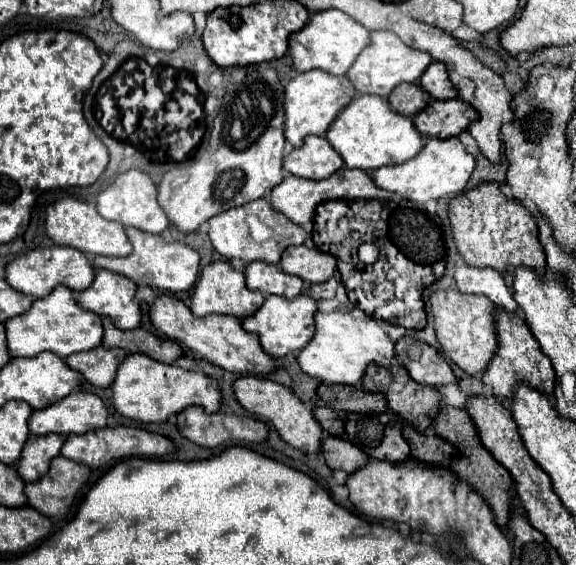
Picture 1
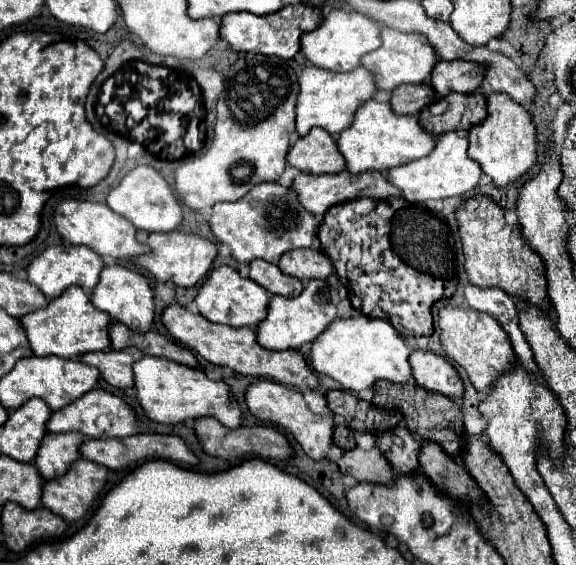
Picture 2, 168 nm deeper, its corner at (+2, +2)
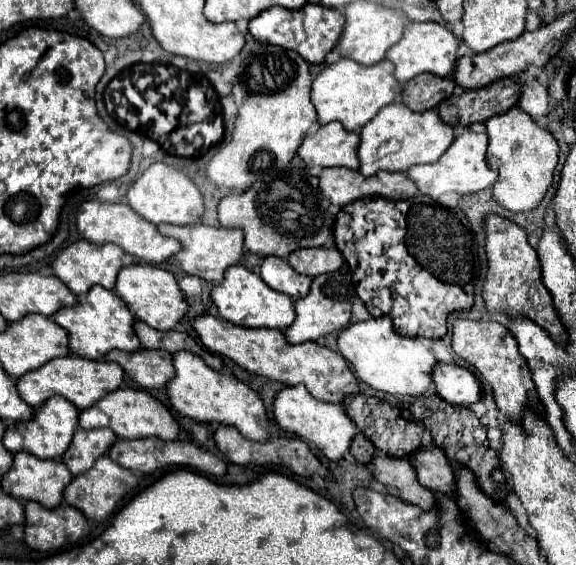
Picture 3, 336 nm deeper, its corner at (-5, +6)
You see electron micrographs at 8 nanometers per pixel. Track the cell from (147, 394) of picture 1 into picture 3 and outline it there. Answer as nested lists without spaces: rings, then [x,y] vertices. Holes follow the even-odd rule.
[[[179,351],[173,355],[173,361],[175,361],[175,377],[167,383],[167,393],[169,393],[171,405],[177,413],[197,419],[201,423],[231,425],[231,427],[239,429],[239,433],[243,433],[243,437],[247,437],[251,441],[269,439],[265,405],[251,387],[247,387],[243,381],[239,381],[235,377],[227,377],[219,371],[213,371],[195,353]]]

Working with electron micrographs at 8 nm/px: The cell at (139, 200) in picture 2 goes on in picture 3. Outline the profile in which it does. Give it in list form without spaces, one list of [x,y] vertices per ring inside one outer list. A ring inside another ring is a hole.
[[[153,163],[127,191],[127,203],[147,221],[161,225],[161,223],[175,223],[175,225],[191,225],[199,223],[203,217],[203,197],[197,185],[179,169],[167,163]]]

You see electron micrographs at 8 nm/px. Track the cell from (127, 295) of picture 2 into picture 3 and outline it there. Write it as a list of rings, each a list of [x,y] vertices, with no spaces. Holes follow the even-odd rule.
[[[129,265],[123,267],[117,275],[115,291],[119,297],[129,305],[129,309],[135,313],[135,317],[159,331],[171,331],[175,325],[187,315],[189,303],[185,301],[185,295],[177,283],[177,277],[161,267],[155,265]]]

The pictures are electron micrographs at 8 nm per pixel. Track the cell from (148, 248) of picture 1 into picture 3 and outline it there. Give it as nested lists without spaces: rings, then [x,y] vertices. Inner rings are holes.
[[[197,223],[197,225],[159,225],[159,233],[177,239],[183,245],[183,249],[175,255],[175,261],[181,263],[187,275],[195,275],[205,281],[221,283],[225,277],[225,269],[231,265],[239,265],[243,261],[243,231],[241,229],[209,227],[209,225]]]

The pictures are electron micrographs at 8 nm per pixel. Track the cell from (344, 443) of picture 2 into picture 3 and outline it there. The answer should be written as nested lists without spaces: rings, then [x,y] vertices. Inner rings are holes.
[[[361,433],[353,439],[353,443],[351,443],[351,455],[359,461],[359,463],[363,463],[363,465],[367,465],[367,463],[371,463],[371,459],[375,457],[375,445],[371,445],[371,441],[367,441],[367,437],[363,437]]]

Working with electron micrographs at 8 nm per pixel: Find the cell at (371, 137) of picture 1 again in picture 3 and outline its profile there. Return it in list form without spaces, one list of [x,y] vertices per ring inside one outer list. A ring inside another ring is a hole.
[[[391,103],[383,107],[363,129],[359,145],[361,173],[365,177],[375,175],[377,171],[407,171],[419,163],[435,163],[455,139],[453,127],[447,125],[435,109],[415,113],[403,103]]]

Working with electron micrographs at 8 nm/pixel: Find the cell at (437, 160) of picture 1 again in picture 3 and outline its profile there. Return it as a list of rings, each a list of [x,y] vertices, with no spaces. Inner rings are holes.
[[[467,129],[463,135],[455,137],[447,153],[437,163],[415,165],[407,171],[407,177],[411,177],[419,185],[421,193],[433,199],[443,193],[467,195],[467,193],[477,193],[481,189],[487,189],[497,181],[497,173],[487,165],[487,159],[485,159],[487,143],[489,143],[489,137],[485,133],[475,133],[473,129]]]

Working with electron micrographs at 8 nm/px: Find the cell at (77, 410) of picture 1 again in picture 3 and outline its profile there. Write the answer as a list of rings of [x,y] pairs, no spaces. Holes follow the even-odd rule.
[[[117,389],[103,399],[99,399],[93,407],[81,411],[79,415],[79,425],[83,429],[99,429],[99,427],[109,427],[115,431],[117,437],[121,439],[145,439],[145,437],[157,437],[163,441],[175,441],[181,437],[181,423],[173,417],[173,413],[153,395],[141,389]]]

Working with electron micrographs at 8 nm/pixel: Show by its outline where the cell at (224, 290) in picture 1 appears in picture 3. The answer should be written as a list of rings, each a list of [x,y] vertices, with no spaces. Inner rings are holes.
[[[233,265],[225,271],[225,279],[215,285],[215,289],[211,291],[211,299],[217,305],[219,315],[235,325],[287,329],[295,321],[293,299],[285,293],[271,291],[271,287],[267,287],[267,283],[259,275],[247,271],[243,265]]]

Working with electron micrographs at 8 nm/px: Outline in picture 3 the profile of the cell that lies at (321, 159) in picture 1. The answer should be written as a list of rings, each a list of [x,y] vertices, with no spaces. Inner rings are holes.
[[[339,121],[323,125],[315,135],[307,135],[299,147],[299,157],[307,167],[347,167],[359,169],[359,133],[345,131]]]

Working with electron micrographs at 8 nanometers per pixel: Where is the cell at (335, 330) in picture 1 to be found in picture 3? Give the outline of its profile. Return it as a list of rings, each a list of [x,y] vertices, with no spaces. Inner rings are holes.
[[[371,317],[367,321],[353,323],[345,327],[339,335],[339,351],[349,361],[355,371],[355,377],[371,385],[377,391],[399,395],[399,397],[423,397],[433,385],[433,371],[439,365],[439,359],[417,337],[401,337],[395,333],[389,317]]]

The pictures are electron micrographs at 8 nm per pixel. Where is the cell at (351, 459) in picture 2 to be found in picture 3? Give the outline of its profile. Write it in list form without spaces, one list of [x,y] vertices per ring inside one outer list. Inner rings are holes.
[[[375,457],[373,459],[373,473],[379,483],[387,487],[387,493],[421,507],[423,511],[437,509],[437,497],[431,489],[423,487],[417,481],[415,469],[407,459],[395,457]]]

